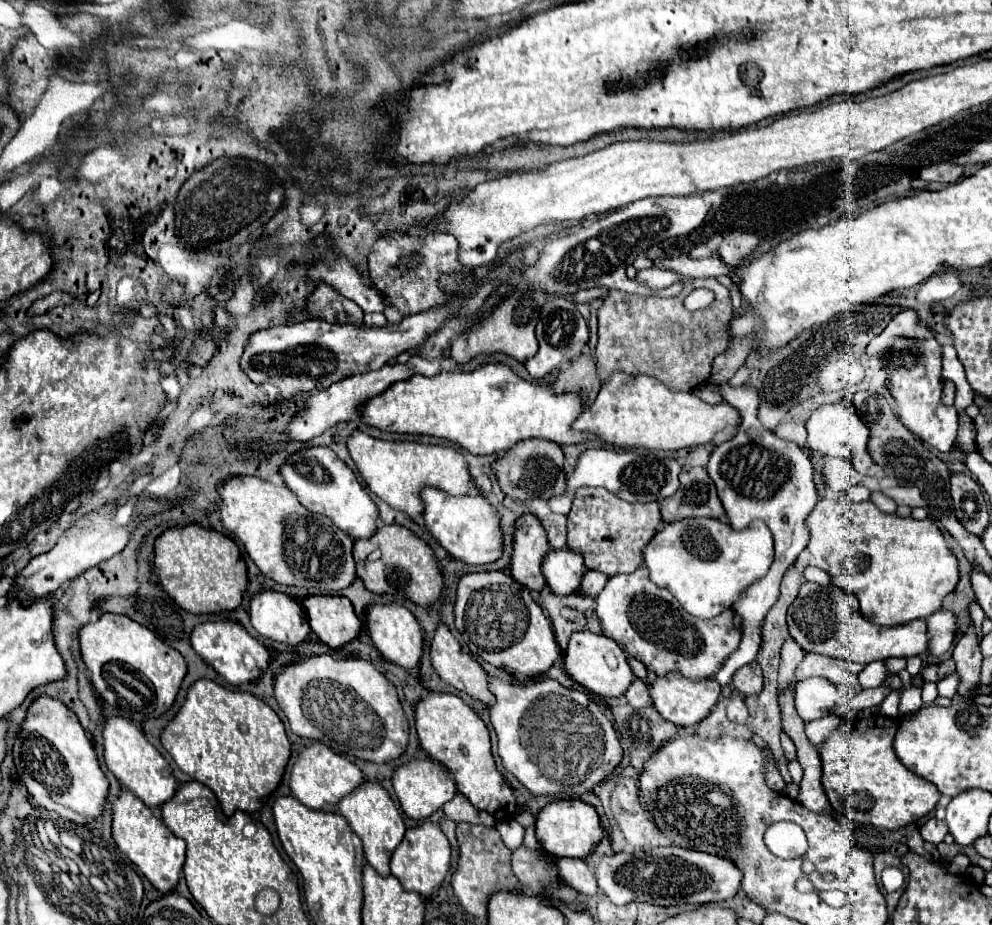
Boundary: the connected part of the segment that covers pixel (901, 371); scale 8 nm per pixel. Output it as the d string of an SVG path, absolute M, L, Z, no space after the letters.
M902 310L896 314L890 324L884 328L880 336L876 336L870 346L868 354L878 356L884 362L884 370L890 378L890 394L896 400L898 406L898 418L900 422L914 432L920 440L924 440L928 446L940 450L940 452L950 452L956 442L956 430L958 430L958 412L952 408L942 406L942 346L930 338L930 340L914 340L914 338L904 338L904 336L894 336L894 330L920 330L922 326L918 324L918 318L910 318L916 314L910 314L912 310Z

